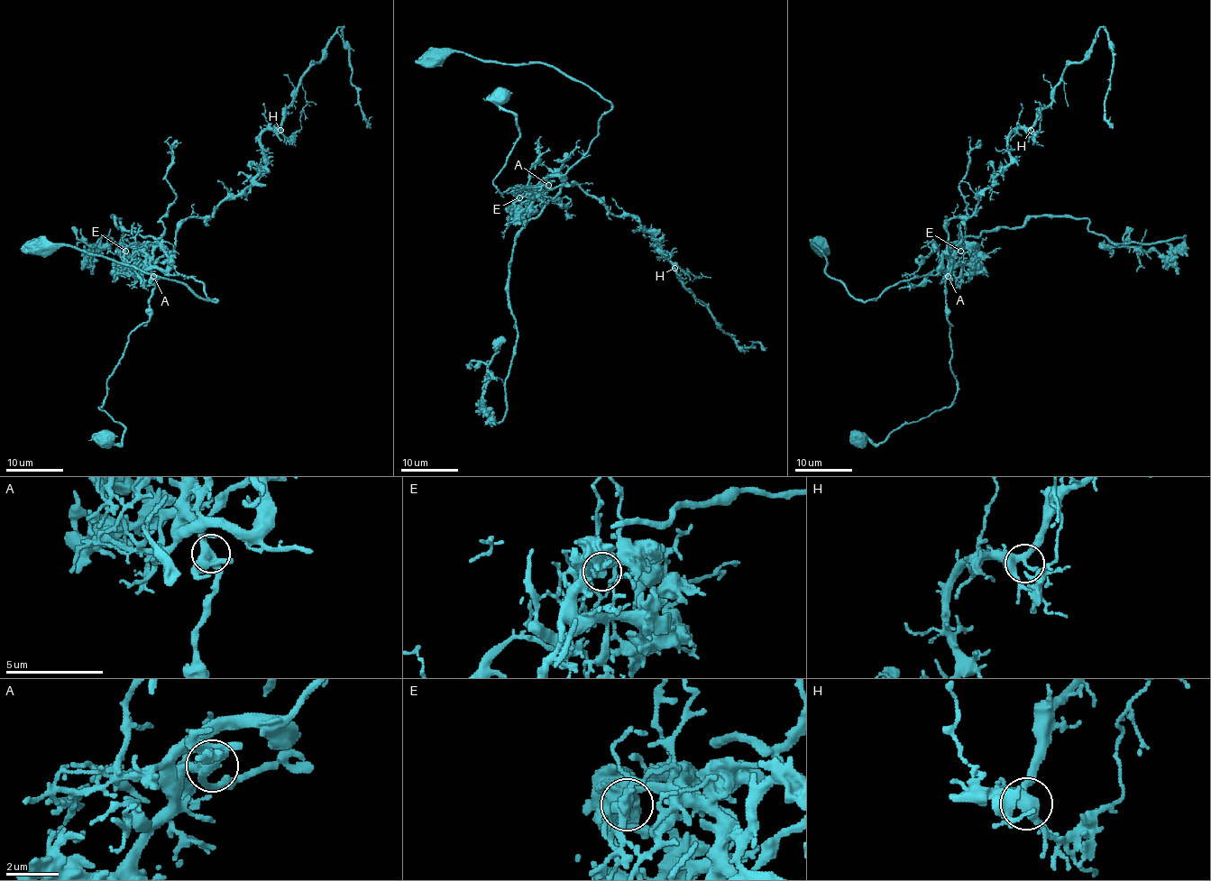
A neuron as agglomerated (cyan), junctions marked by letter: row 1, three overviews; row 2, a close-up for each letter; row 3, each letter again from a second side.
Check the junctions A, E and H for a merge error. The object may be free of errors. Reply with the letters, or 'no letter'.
A

